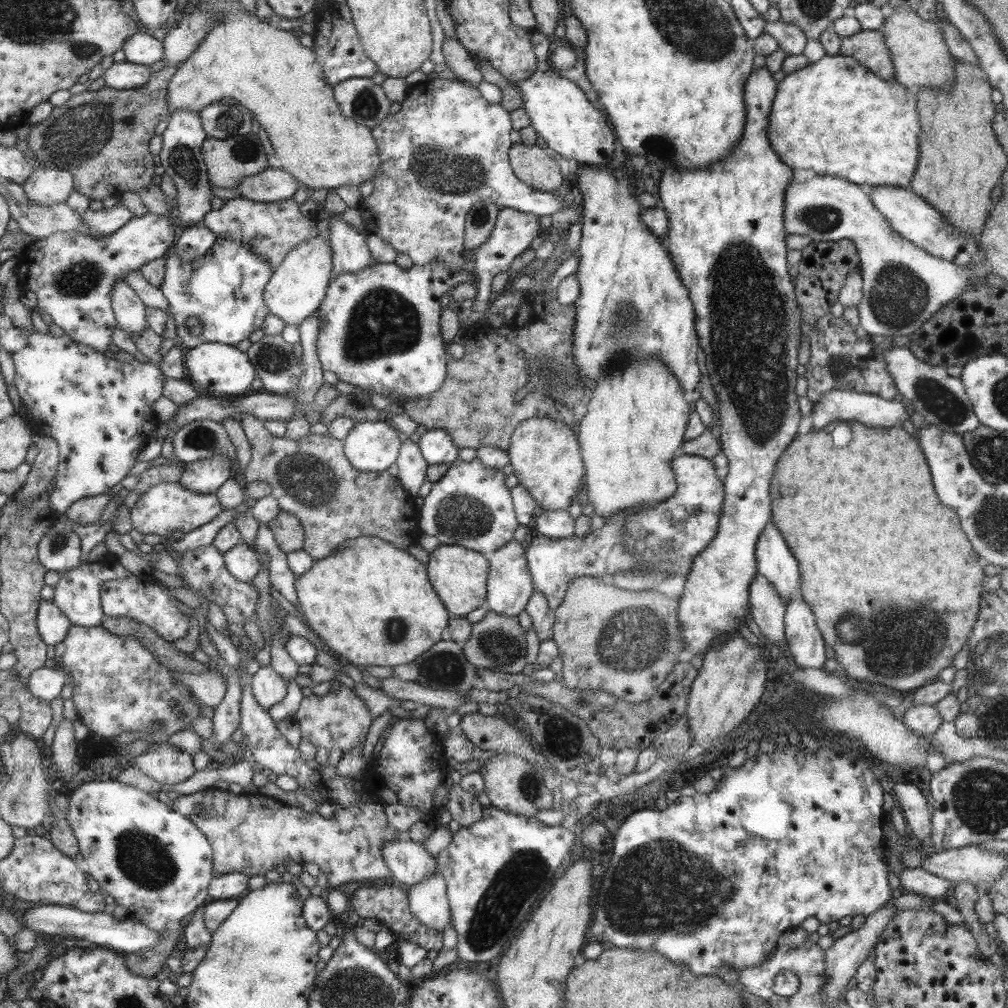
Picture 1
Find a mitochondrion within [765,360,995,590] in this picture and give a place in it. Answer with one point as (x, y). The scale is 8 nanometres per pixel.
(938, 400)

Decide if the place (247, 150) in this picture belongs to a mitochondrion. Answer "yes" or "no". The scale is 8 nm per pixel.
yes

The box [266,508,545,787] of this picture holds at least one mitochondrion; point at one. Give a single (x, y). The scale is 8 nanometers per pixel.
(498, 646)

